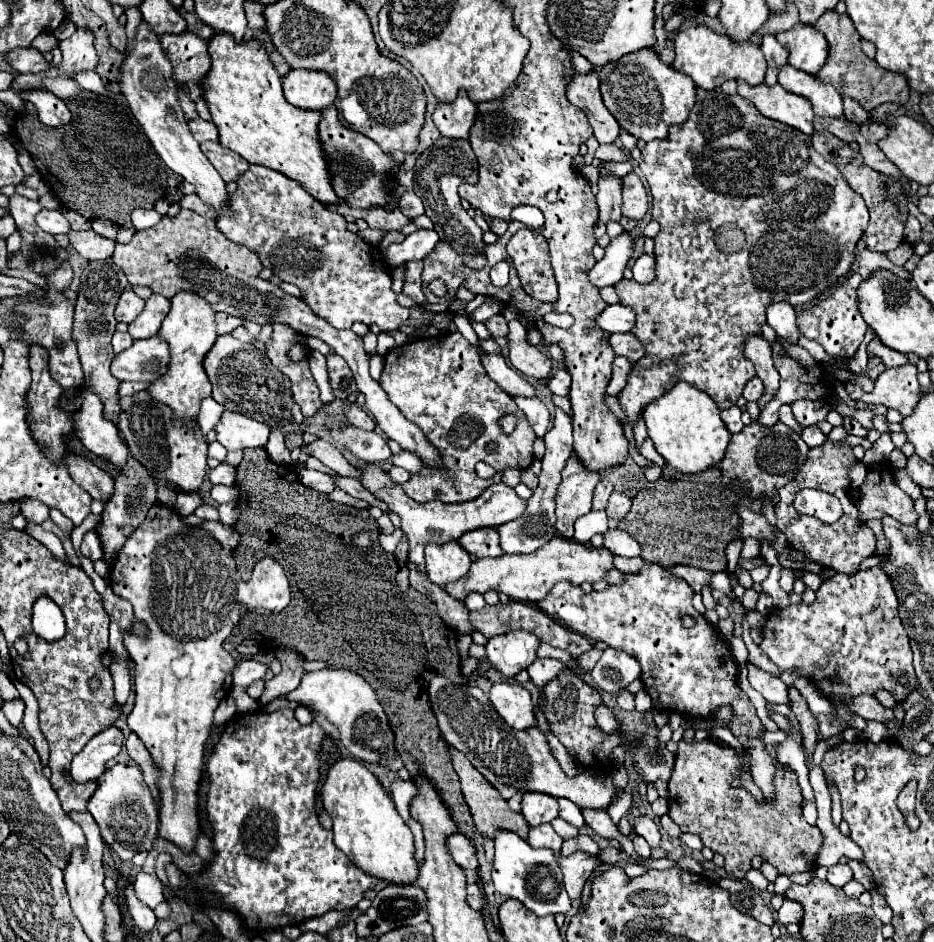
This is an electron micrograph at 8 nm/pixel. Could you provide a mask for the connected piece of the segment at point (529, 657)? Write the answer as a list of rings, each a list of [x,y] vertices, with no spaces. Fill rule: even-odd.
[[[508,632],[490,638],[484,648],[490,668],[506,678],[514,678],[534,662],[538,640],[530,632]]]

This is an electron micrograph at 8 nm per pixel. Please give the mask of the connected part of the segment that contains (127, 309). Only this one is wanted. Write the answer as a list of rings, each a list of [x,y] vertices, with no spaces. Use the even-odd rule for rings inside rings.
[[[130,288],[122,292],[118,306],[116,306],[116,320],[118,322],[134,322],[134,318],[138,318],[138,314],[144,310],[144,300],[138,298]]]

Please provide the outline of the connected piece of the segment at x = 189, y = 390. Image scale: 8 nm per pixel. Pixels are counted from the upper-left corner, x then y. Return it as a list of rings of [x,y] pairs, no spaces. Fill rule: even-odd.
[[[178,292],[172,300],[170,312],[162,322],[158,336],[170,346],[170,364],[164,376],[150,382],[146,392],[152,400],[162,402],[172,408],[176,418],[196,418],[200,410],[200,402],[212,394],[212,384],[204,370],[204,358],[216,342],[214,328],[214,310],[206,300],[194,296],[192,292]]]

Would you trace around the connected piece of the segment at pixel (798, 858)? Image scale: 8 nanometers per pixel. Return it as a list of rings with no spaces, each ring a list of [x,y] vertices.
[[[684,740],[678,746],[676,754],[676,766],[672,772],[672,778],[668,782],[668,804],[670,804],[670,818],[680,826],[682,832],[692,832],[700,836],[704,846],[708,846],[712,852],[718,852],[724,856],[726,864],[724,870],[728,876],[742,880],[746,878],[746,872],[752,868],[752,858],[762,856],[766,862],[770,862],[780,874],[796,874],[796,872],[814,872],[816,868],[816,858],[820,852],[820,846],[824,842],[824,836],[818,826],[810,826],[804,816],[802,816],[802,788],[798,784],[798,776],[790,766],[780,764],[778,754],[776,754],[776,744],[766,746],[768,754],[774,758],[774,798],[764,798],[758,802],[752,798],[748,790],[742,786],[732,786],[732,782],[738,778],[738,774],[750,772],[750,756],[748,752],[738,754],[732,746],[722,746],[712,740],[702,740],[702,742],[692,742],[686,744]]]

